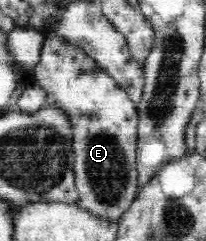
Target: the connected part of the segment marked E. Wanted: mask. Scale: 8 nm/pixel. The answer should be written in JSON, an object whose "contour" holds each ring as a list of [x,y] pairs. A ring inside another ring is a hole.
{"contour":[[[45,35],[39,62],[34,68],[33,79],[47,94],[46,105],[62,106],[70,116],[74,131],[74,181],[78,192],[77,204],[97,217],[118,222],[127,212],[140,191],[137,172],[138,110],[116,81],[97,61],[83,53],[77,45],[71,45],[65,37]]]}

